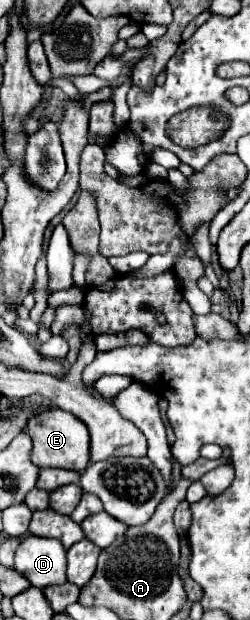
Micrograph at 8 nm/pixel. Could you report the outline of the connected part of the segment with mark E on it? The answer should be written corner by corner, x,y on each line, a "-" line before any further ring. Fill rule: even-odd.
52,407
50,411
36,413
32,421
28,421
28,435
32,437
34,449
30,455
30,461
38,467
60,467
60,469
76,469
84,471
90,461
90,435
84,423
70,415
68,411

